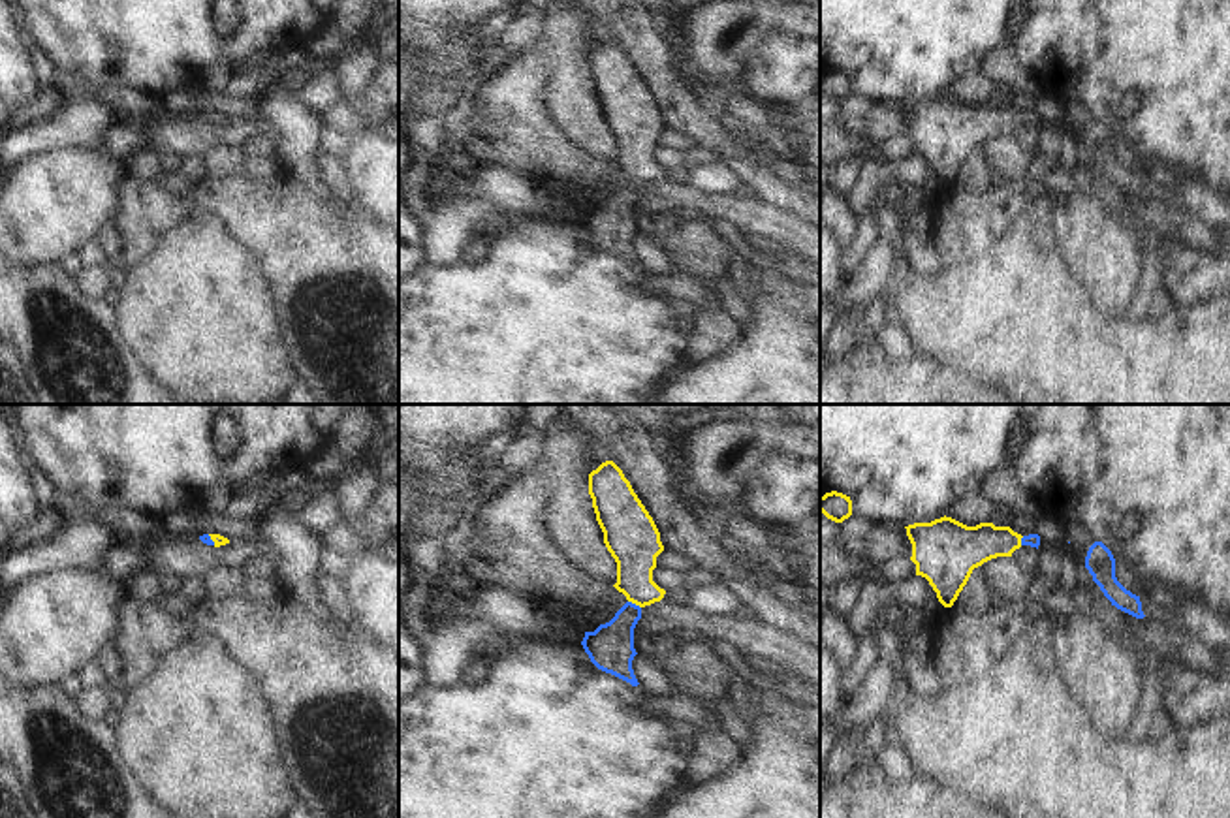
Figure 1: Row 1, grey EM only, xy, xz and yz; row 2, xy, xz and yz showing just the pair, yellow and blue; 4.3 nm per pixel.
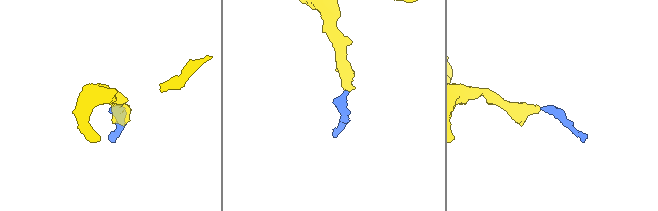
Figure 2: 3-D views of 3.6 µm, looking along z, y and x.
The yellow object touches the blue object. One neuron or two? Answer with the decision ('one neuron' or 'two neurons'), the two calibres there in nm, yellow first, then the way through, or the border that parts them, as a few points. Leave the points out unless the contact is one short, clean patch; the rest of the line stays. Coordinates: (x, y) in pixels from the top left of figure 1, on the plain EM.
one neuron; 220 nm thick on the yellow side, 200 nm on the other; runs through xz (634, 123), (634, 181), (610, 226)

